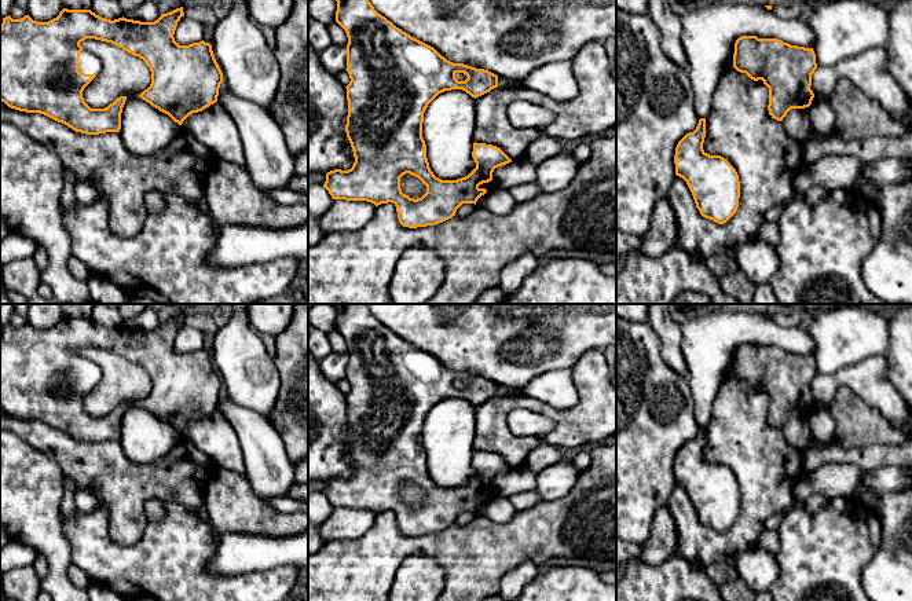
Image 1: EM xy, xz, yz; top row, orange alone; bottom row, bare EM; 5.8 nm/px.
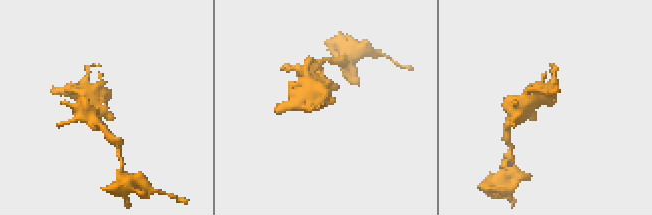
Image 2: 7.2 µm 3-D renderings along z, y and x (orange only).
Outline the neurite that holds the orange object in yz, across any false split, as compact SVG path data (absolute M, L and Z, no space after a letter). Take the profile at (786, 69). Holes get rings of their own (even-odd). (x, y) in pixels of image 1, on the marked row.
M741 36L735 43L733 67L754 81L763 81L769 88L769 114L777 121L783 121L791 109L812 105L812 74L817 69L813 48Z

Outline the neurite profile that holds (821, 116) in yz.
M816 98L809 106L810 125L818 133L835 133L835 111L828 99Z

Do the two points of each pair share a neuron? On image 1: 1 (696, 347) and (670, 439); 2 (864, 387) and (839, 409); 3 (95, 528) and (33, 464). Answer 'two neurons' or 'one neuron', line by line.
1: two neurons
2: two neurons
3: two neurons

